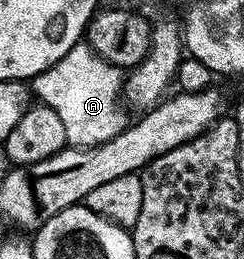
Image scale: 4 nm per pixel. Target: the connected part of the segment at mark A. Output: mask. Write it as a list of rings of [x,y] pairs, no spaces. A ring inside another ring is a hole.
[[[81,40],[66,52],[66,56],[62,56],[62,60],[58,60],[58,64],[31,79],[30,89],[43,105],[54,108],[54,112],[62,116],[62,124],[66,124],[68,133],[68,146],[83,148],[100,146],[128,129],[130,119],[120,107],[125,81],[126,74],[121,67],[106,61],[87,41]]]

